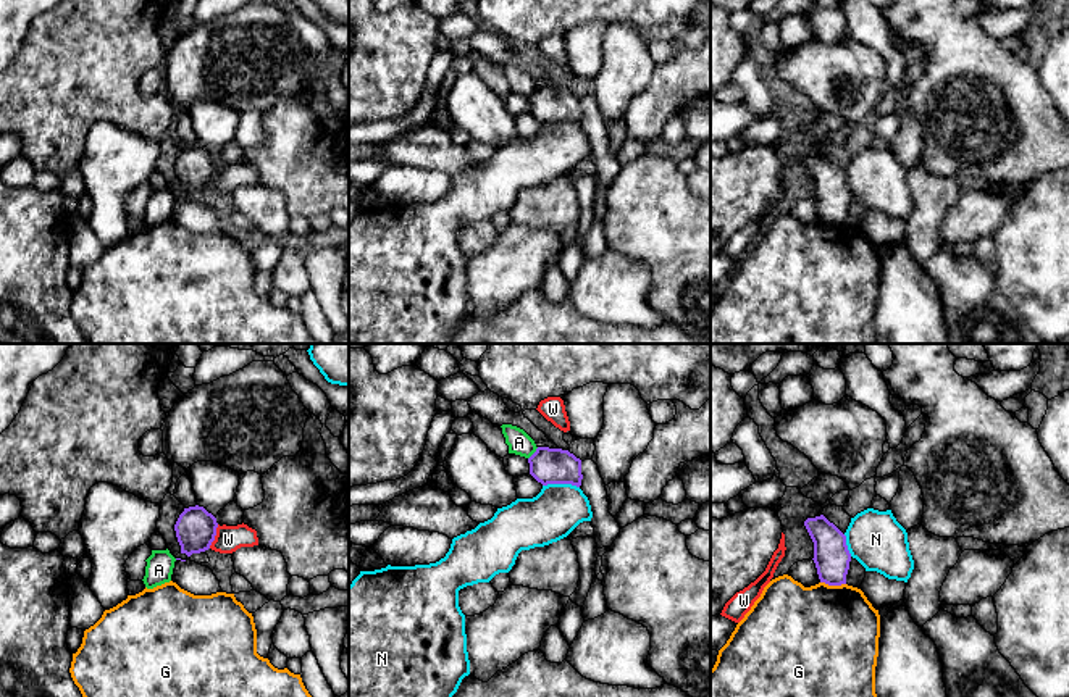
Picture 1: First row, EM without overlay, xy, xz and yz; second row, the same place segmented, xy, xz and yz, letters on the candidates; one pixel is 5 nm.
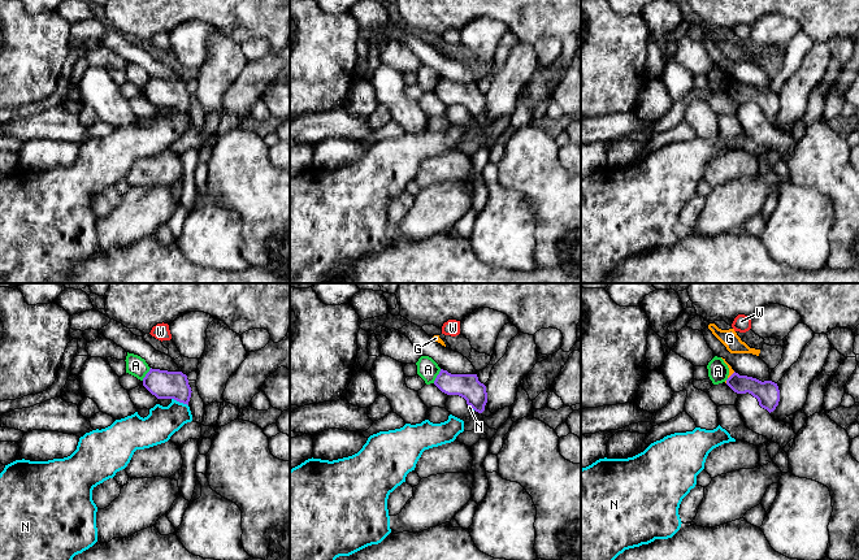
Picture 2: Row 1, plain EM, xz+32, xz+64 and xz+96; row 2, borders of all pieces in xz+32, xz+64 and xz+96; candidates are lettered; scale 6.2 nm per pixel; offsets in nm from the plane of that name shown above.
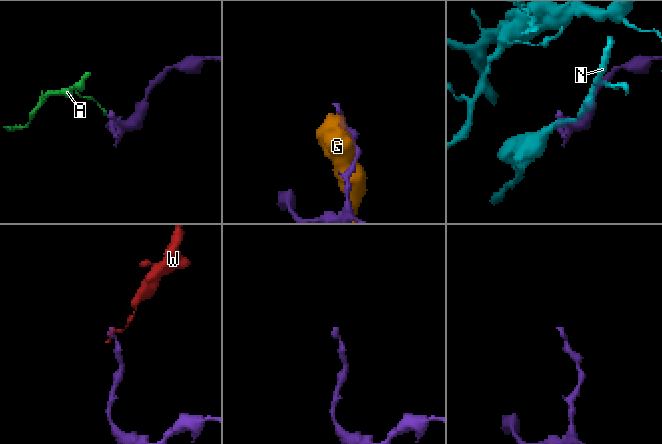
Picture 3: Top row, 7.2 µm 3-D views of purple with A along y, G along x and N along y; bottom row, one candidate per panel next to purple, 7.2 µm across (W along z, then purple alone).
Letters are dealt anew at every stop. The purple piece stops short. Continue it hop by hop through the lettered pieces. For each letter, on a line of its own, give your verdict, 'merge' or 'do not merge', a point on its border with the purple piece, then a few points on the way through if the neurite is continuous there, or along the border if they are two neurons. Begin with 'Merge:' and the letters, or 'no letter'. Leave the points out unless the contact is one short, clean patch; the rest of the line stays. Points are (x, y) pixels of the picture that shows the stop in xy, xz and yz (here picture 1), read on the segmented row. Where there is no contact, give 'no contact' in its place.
Merge: no letter
A: do not merge; meets purple in xz at (533, 454); border along xz (538, 447), (528, 459)
G: do not merge; meets purple in yz at (834, 584)
N: do not merge; meets purple in xz at (561, 483); border along xz (543, 484), (575, 484), (578, 488)
W: do not merge; meets purple in xy at (215, 534); border along xy (218, 525), (215, 539), (209, 547)

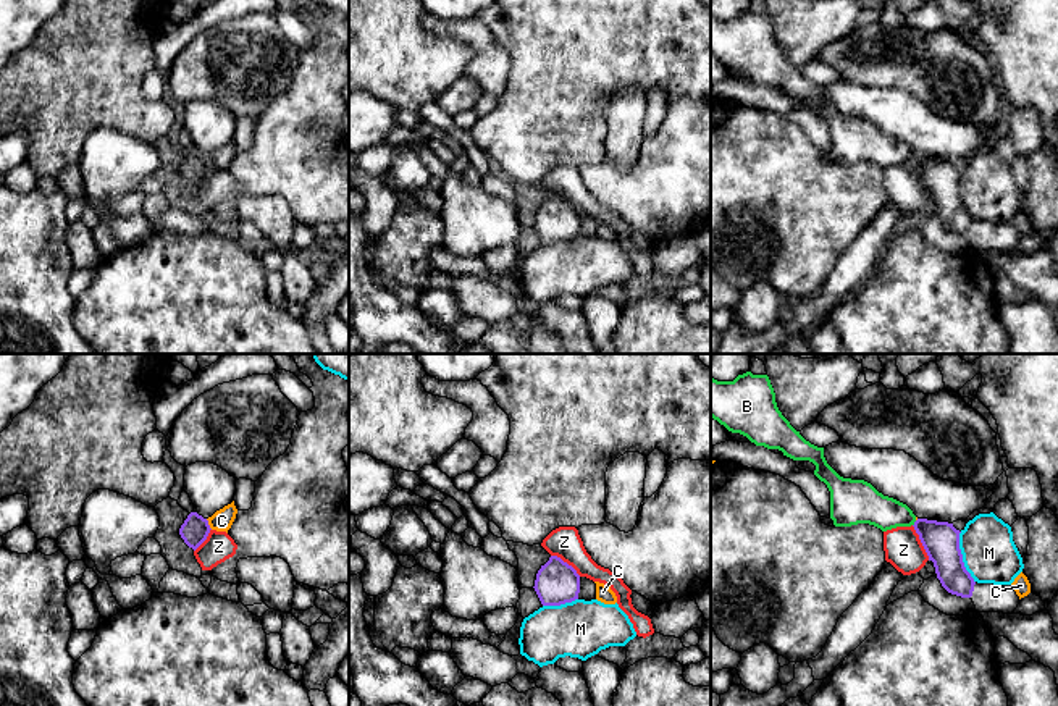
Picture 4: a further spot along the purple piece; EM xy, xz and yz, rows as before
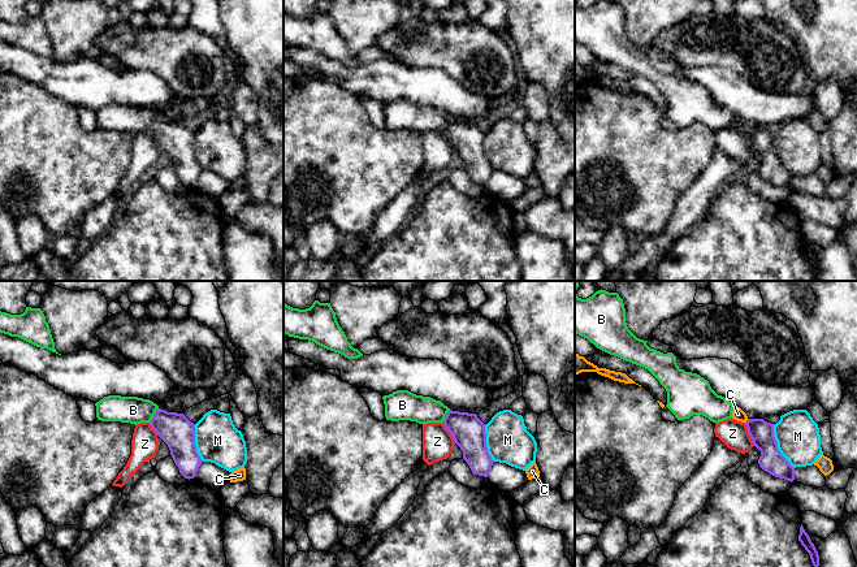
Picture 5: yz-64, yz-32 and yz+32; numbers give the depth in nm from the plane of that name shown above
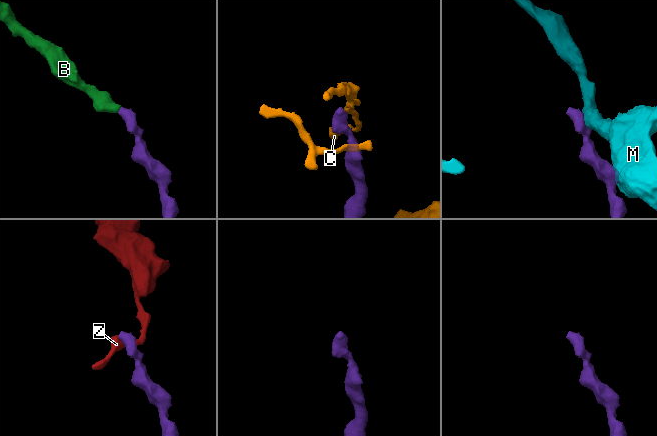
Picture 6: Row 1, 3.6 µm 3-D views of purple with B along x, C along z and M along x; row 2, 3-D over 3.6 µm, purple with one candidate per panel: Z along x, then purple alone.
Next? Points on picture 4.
Merge: B
B: merge; meets purple in yz at (915, 524); runs through yz (940, 540), (915, 524), (903, 516), (868, 506)
C: do not merge; meets purple in xy at (207, 524)
M: do not merge; meets purple in yz at (961, 558); border along yz (960, 532), (961, 561), (974, 582)
Z: do not merge; meets purple in yz at (921, 542); border along yz (911, 525), (929, 559)

